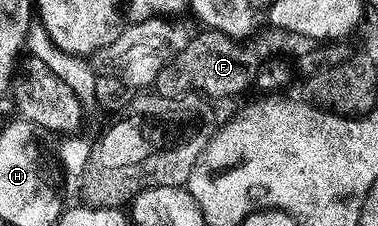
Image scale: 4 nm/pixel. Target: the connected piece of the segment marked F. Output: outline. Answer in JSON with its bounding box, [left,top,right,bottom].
[153,27,316,99]

